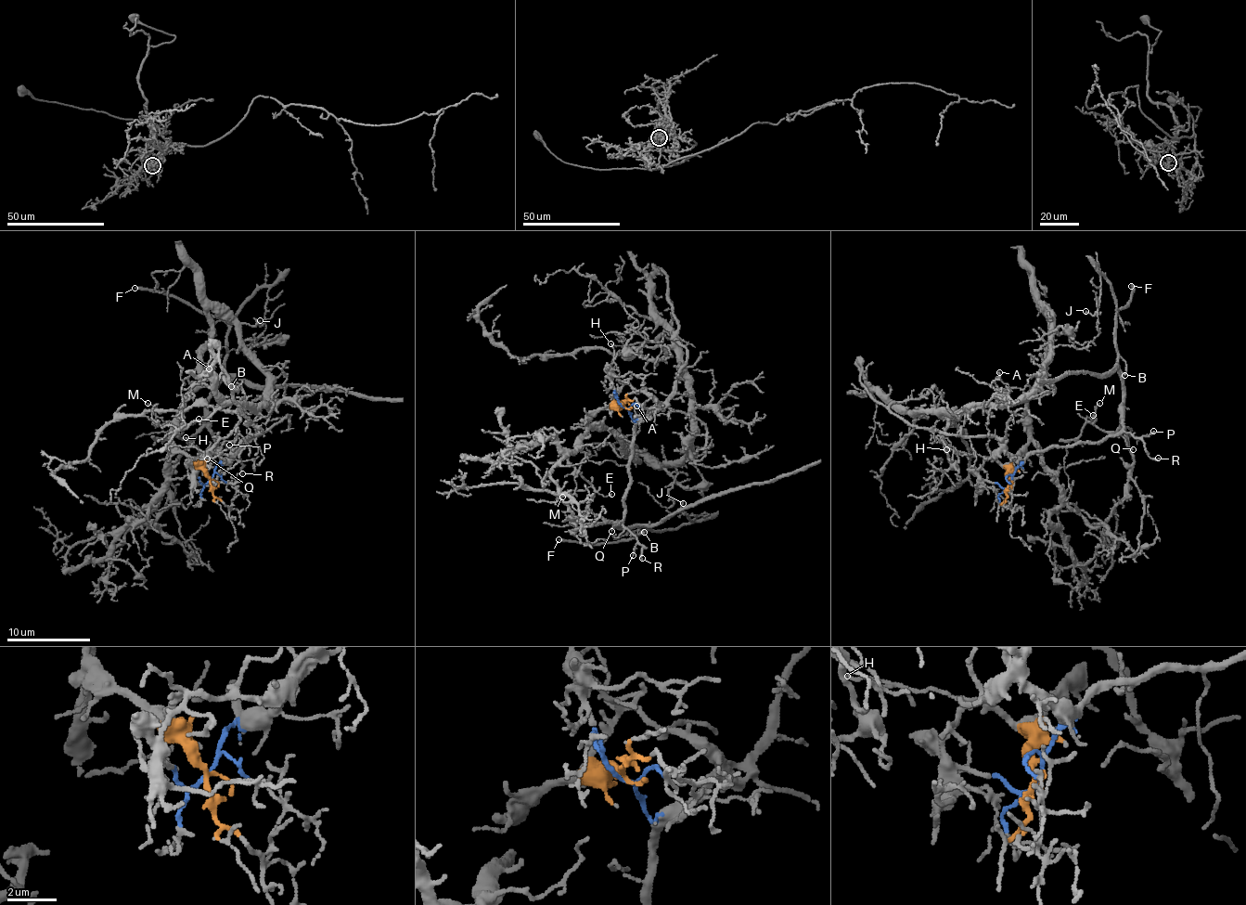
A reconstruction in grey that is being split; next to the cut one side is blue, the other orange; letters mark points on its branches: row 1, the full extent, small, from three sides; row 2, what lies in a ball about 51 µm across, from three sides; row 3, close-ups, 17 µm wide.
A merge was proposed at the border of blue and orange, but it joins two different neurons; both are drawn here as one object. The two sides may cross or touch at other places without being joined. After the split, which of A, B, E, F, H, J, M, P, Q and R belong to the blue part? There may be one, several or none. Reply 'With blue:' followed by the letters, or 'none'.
With blue: B, E, F, J, M, P, Q, R

